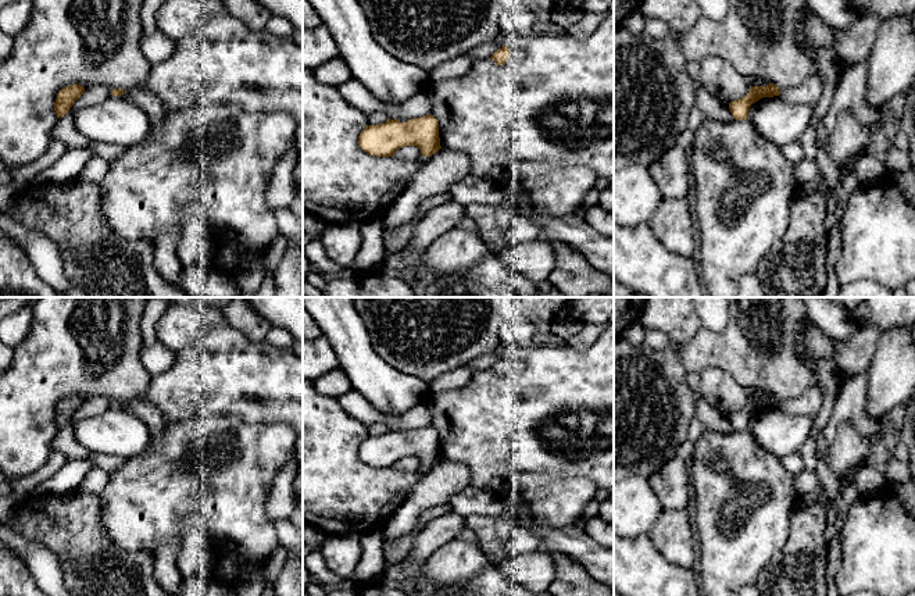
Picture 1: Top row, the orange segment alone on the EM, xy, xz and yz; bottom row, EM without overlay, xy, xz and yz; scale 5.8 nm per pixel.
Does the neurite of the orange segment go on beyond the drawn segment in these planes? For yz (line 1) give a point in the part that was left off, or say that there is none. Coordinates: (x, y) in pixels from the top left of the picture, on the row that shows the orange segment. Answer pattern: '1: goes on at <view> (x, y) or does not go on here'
1: does not go on here

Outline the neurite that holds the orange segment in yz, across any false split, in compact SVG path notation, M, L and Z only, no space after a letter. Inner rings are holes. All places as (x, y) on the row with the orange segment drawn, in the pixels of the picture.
M769 83L766 86L753 86L744 97L730 101L729 110L734 119L747 119L753 103L758 101L762 97L779 96L779 93L780 89L773 83Z

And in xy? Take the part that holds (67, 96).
M78 83L62 88L57 93L57 100L54 103L54 111L57 114L57 118L64 117L74 106L74 103L83 94L83 92L85 88Z

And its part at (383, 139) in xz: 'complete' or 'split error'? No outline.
complete

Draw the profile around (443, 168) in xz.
M440 149L407 183L401 196L382 218L383 229L392 231L414 220L419 204L428 197L448 193L453 183L469 174L469 158L461 151Z

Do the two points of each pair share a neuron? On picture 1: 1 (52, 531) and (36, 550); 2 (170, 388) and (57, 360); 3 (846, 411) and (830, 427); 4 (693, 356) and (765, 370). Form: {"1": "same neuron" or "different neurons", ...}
{"1": "different neurons", "2": "different neurons", "3": "same neuron", "4": "same neuron"}

